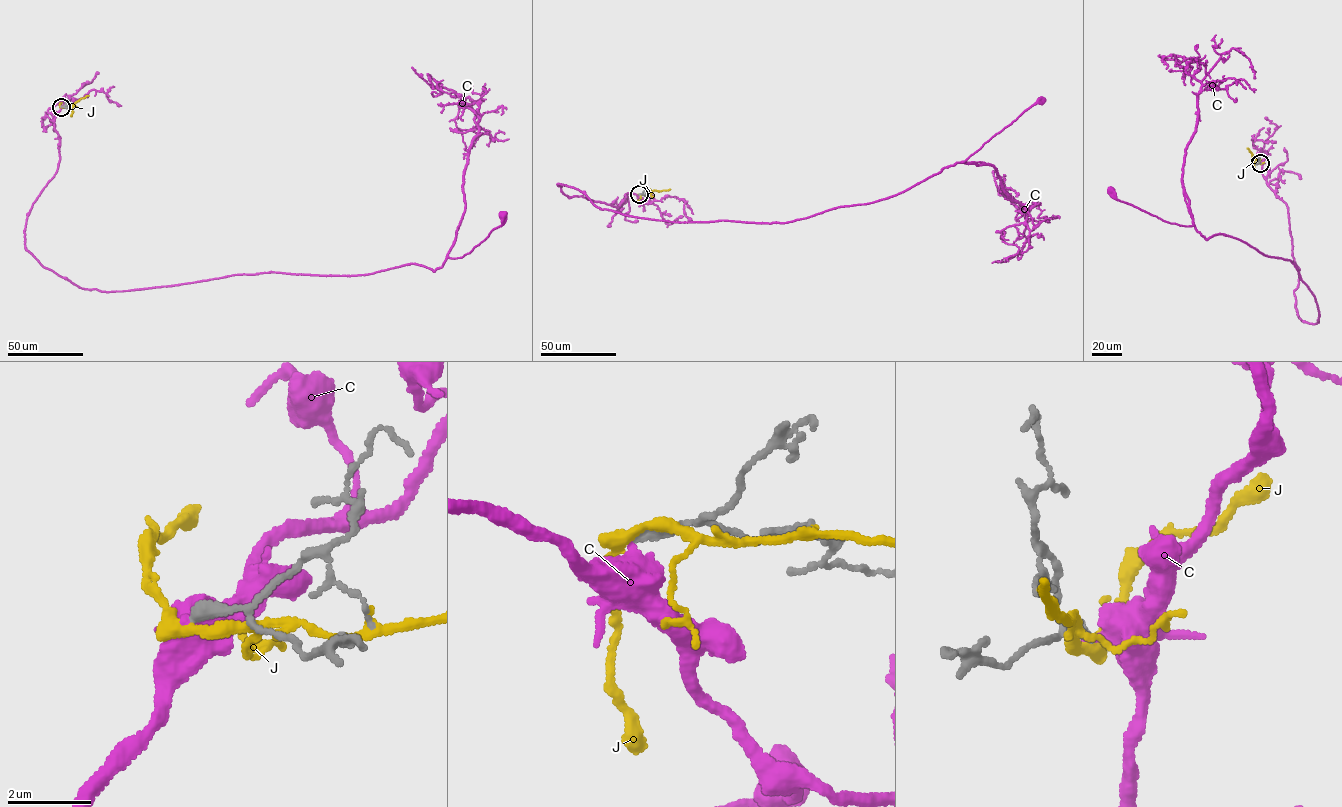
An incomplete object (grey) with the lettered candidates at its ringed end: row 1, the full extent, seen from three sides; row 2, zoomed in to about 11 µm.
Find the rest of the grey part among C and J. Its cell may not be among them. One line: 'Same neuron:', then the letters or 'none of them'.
Same neuron: none of them

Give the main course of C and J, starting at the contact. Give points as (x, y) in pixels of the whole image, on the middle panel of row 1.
C: (639, 194), (625, 193), (616, 207), (557, 184), (639, 217), (786, 222), (906, 190), (964, 162), (1040, 100)
J: (640, 194), (670, 189)

